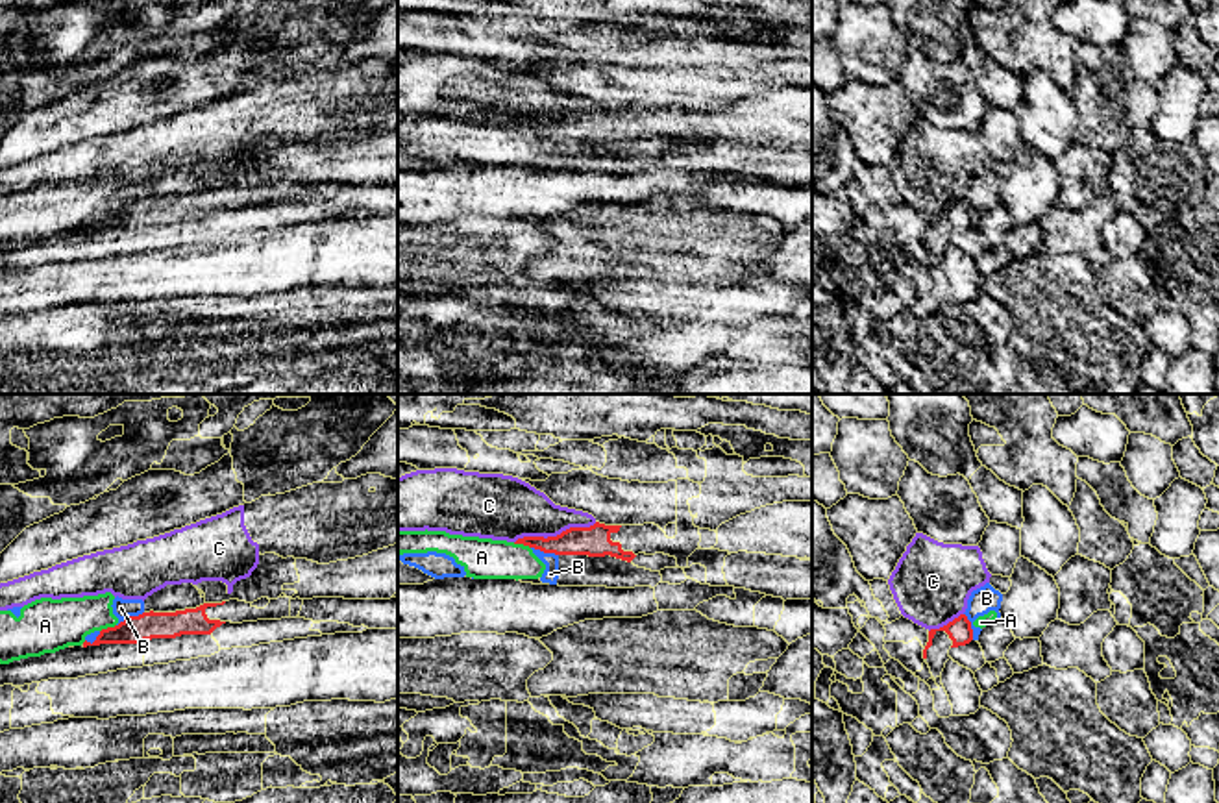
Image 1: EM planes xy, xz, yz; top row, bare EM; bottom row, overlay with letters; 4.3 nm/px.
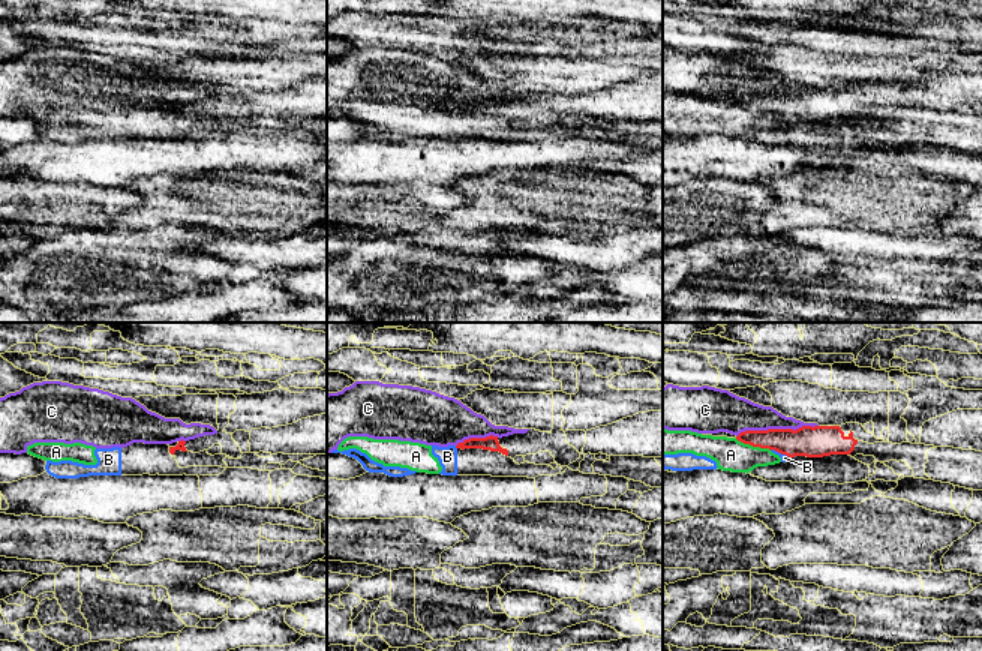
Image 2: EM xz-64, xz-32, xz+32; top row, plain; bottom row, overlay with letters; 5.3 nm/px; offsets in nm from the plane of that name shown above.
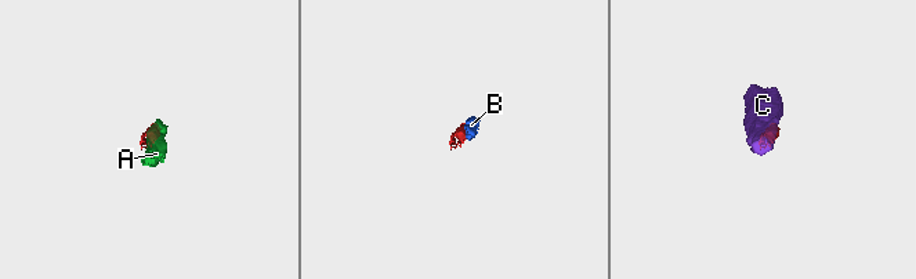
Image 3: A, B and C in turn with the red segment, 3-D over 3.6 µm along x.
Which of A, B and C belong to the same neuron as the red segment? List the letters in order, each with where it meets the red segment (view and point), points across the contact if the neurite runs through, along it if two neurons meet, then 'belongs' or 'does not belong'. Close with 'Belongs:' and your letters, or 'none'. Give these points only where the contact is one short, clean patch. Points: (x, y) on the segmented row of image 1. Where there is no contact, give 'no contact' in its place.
A: xz (522, 543) | along xz (513, 543), (522, 543), (529, 548) | does not belong
B: xy (130, 617) | along xy (143, 611), (126, 617), (117, 626) | does not belong
C: xz (557, 535) | does not belong
Belongs: none

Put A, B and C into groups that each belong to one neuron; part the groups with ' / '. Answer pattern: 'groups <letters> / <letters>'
groups A B / C

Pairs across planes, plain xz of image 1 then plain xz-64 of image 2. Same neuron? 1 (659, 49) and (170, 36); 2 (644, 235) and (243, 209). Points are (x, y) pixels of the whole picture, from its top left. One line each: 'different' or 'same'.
1: same
2: same

